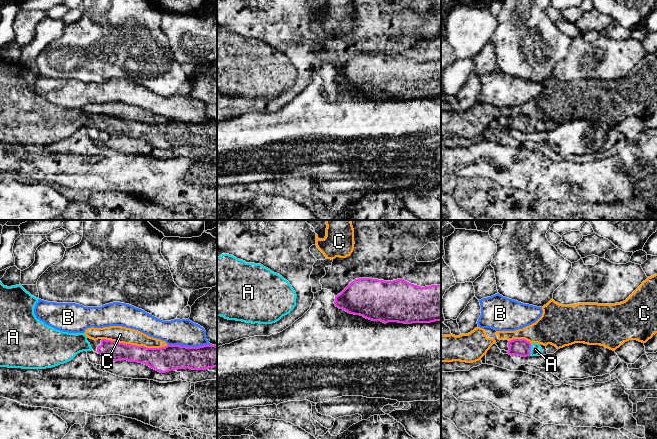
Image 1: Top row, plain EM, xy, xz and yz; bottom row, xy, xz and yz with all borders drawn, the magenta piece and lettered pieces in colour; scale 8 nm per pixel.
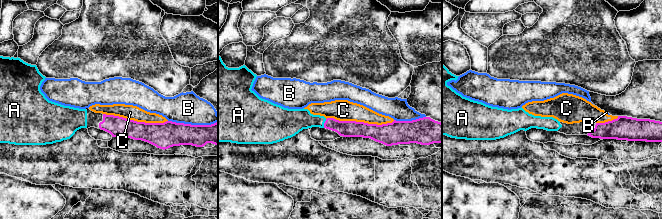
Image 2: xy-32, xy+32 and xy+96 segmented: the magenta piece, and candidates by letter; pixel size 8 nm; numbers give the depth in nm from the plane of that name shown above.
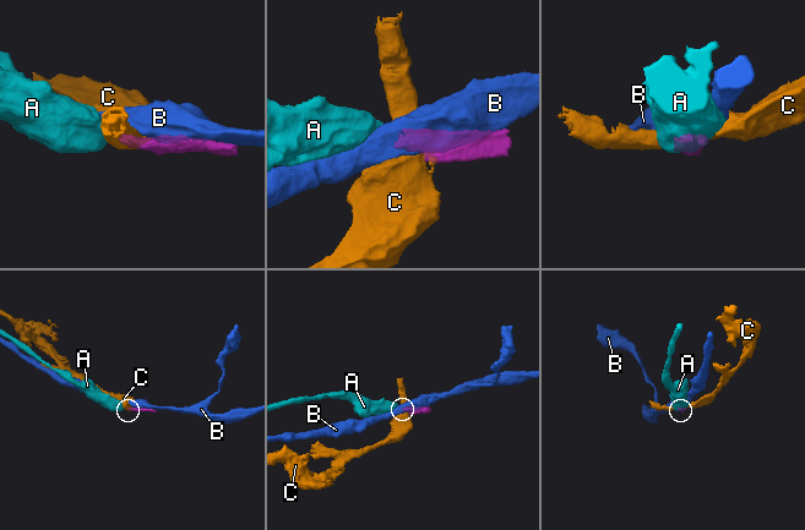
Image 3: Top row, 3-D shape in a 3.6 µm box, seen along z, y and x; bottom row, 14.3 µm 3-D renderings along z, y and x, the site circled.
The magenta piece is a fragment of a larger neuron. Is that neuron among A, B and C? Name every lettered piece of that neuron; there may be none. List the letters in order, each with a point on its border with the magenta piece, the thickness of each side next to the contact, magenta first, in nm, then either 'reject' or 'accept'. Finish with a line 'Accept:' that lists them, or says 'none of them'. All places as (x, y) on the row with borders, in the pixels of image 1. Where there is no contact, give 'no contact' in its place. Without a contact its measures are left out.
A: contact yz (530, 348); calibres 140 and 80 nm; accept
B: contact xy (190, 347); calibres 200 and 220 nm; reject
C: contact xy (135, 345); calibres 190 and 130 nm; reject
Accept: A

